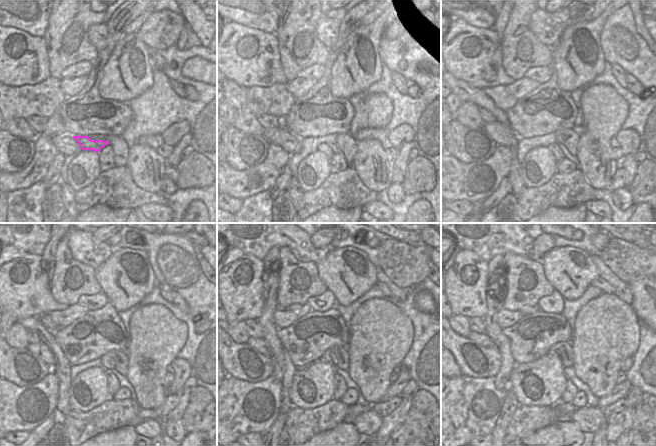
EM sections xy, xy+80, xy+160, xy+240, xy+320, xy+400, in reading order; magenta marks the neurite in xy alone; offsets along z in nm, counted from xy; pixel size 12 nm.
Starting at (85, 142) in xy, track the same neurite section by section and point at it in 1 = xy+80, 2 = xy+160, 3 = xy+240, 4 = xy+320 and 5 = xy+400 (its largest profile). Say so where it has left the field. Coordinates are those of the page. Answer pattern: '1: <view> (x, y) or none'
1: xy+80 (326, 148)
2: xy+160 (555, 148)
3: xy+240 (113, 384)
4: xy+320 (340, 387)
5: xy+400 (567, 397)

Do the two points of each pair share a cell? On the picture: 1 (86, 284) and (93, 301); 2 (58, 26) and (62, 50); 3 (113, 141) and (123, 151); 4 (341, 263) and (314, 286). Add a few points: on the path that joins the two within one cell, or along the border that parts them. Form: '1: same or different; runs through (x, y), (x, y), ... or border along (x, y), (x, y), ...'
1: different; border along (100, 290), (96, 293), (83, 293), (77, 302)
2: same; runs through (62, 32), (62, 44)
3: same; runs through (115, 143), (121, 149)
4: different; border along (316, 263), (318, 277), (328, 289)

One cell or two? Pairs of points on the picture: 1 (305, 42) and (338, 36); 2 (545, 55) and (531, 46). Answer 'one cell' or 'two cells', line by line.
1: two cells
2: one cell

